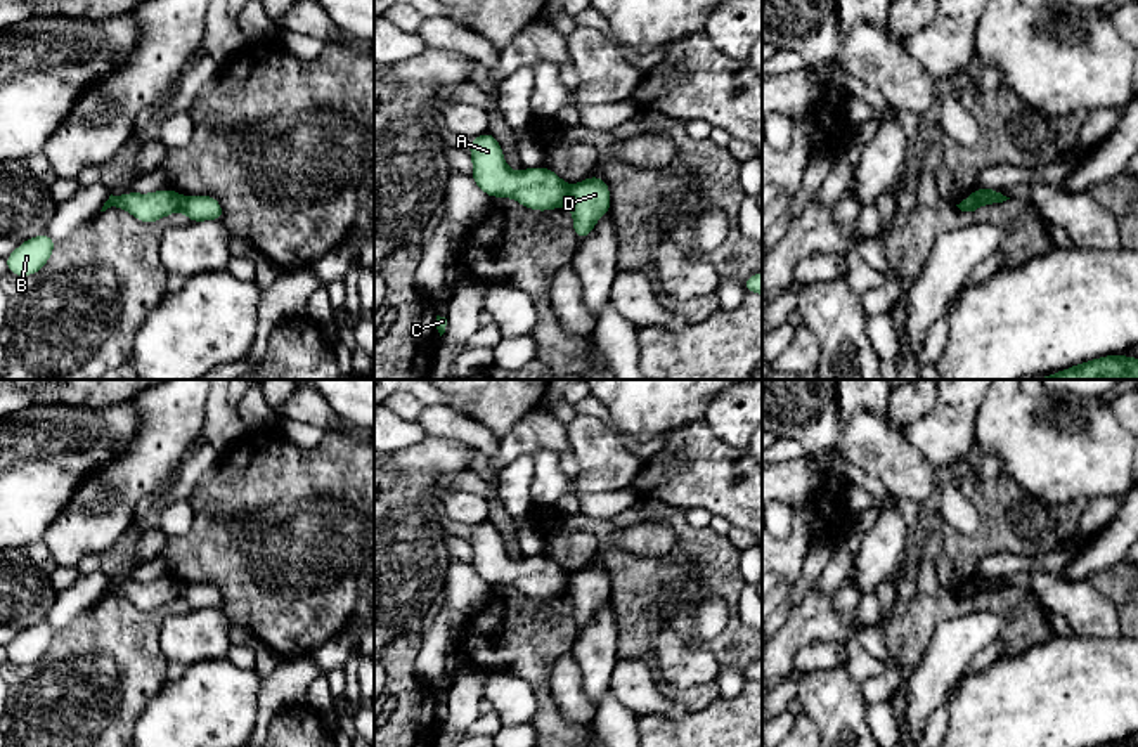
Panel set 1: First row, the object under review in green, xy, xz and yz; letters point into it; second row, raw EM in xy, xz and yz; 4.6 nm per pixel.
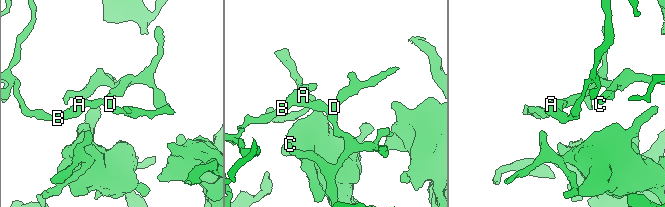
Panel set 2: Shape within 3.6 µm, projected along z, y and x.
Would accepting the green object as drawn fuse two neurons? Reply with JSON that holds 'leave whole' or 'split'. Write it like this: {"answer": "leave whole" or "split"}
{"answer": "split"}

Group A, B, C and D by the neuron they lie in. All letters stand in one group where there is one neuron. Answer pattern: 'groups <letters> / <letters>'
groups A B / C D

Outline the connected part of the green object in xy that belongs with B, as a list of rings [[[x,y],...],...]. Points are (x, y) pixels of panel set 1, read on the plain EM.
[[[48,622],[26,627],[16,640],[5,645],[7,659],[16,664],[36,662],[50,646],[55,629]]]

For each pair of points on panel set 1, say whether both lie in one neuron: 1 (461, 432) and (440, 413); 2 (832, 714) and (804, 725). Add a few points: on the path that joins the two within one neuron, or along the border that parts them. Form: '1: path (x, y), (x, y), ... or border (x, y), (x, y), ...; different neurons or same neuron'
1: path (456, 427), (446, 418); same neuron
2: border (802, 713), (820, 728); different neurons

